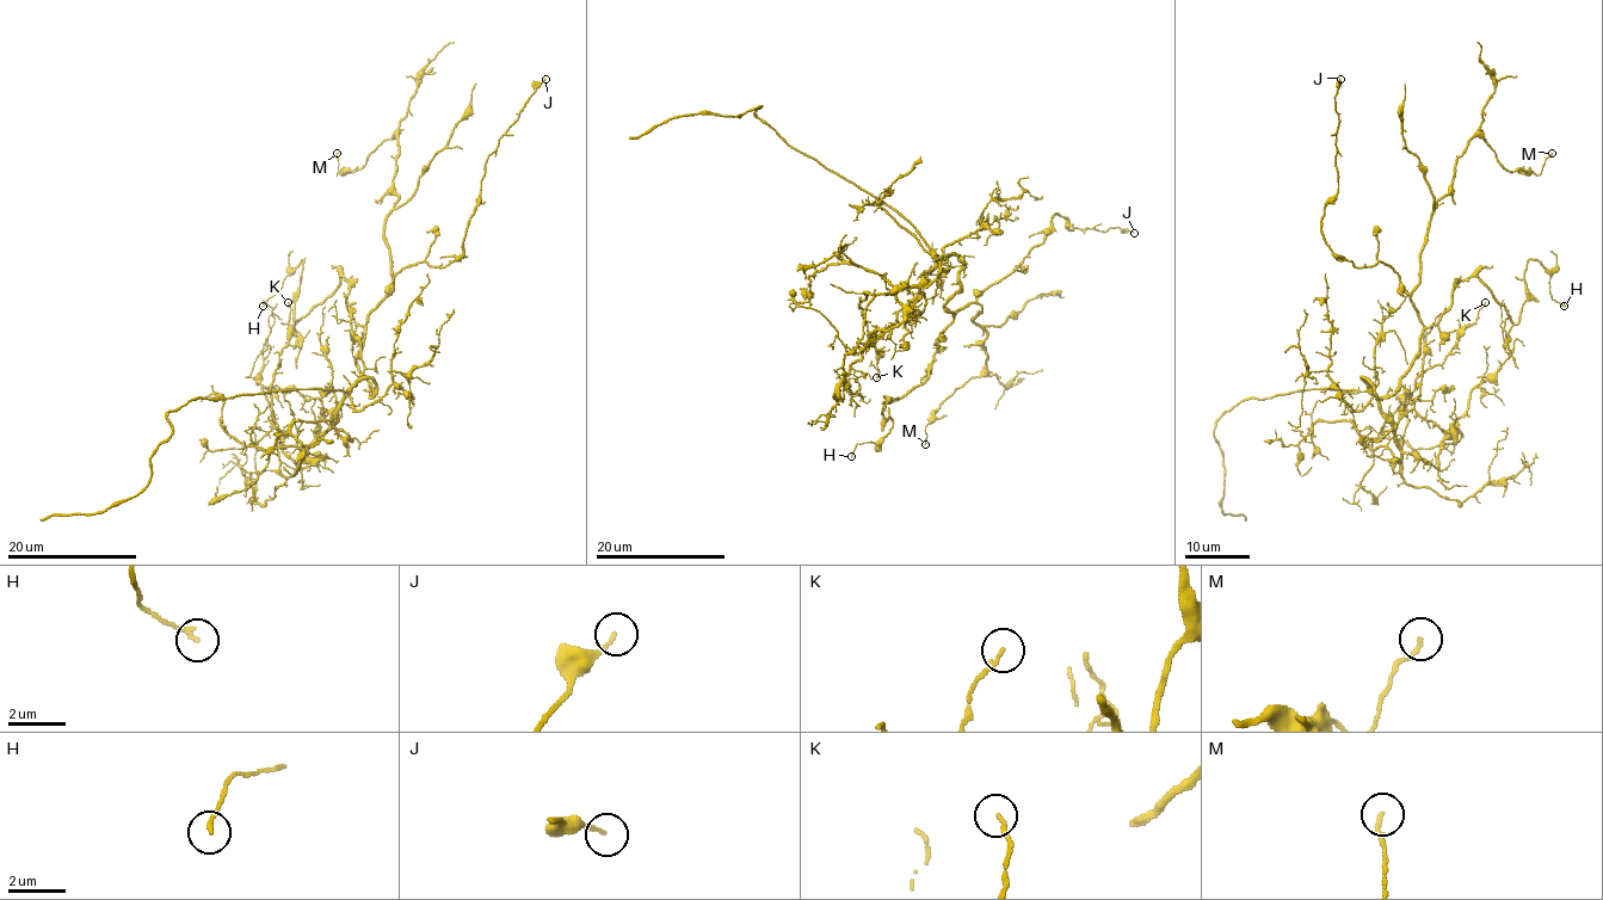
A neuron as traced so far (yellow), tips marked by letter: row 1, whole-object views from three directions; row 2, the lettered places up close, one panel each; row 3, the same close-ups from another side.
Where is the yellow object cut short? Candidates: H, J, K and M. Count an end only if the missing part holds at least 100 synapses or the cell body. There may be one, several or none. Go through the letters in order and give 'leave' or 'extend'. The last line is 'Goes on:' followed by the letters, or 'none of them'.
H: leave
J: leave
K: leave
M: leave
Goes on: none of them

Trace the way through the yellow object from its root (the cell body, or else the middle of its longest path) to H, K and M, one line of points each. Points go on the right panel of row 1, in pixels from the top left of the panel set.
H: (1374, 388), (1395, 392), (1462, 279), (1477, 277), (1516, 324), (1535, 259), (1564, 306)
K: (1374, 388), (1363, 378), (1392, 426), (1401, 476), (1406, 401), (1415, 382), (1443, 361), (1485, 302)
M: (1374, 388), (1391, 396), (1419, 350), (1420, 250), (1466, 145), (1480, 136), (1504, 168), (1536, 176), (1552, 153)

